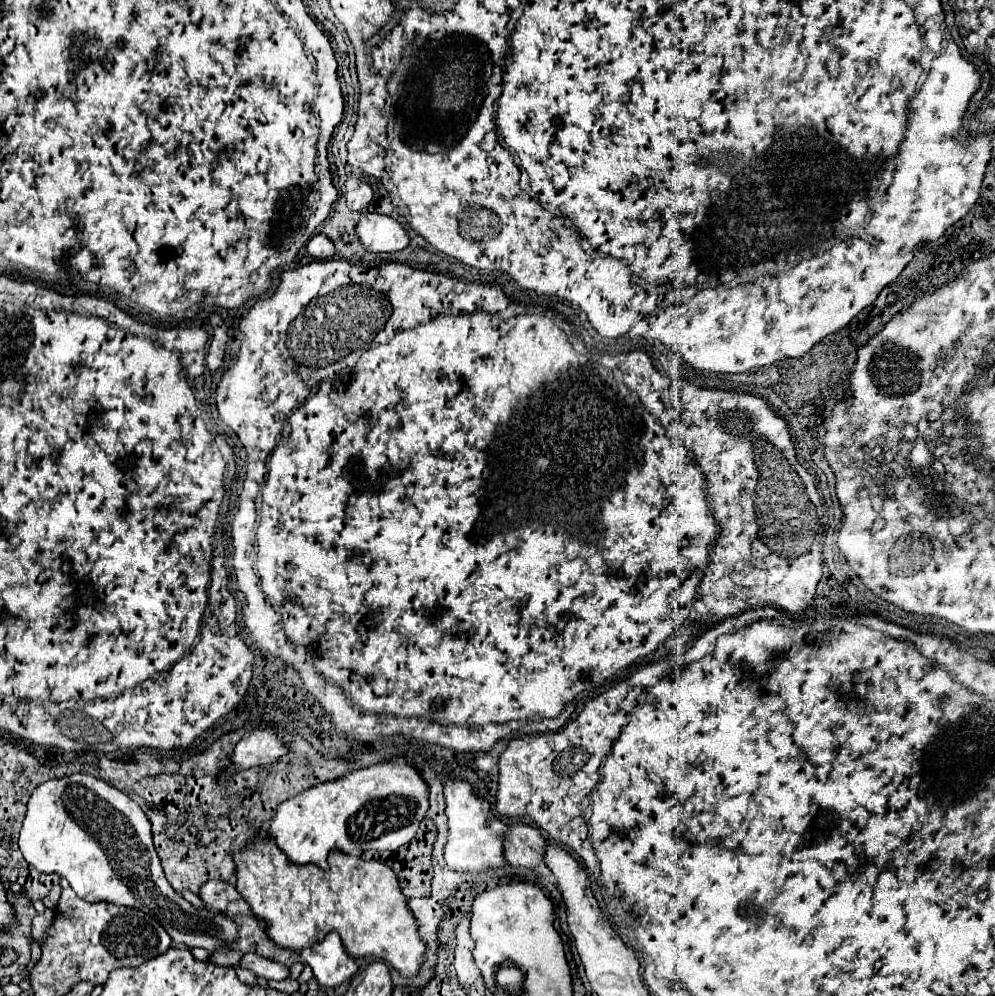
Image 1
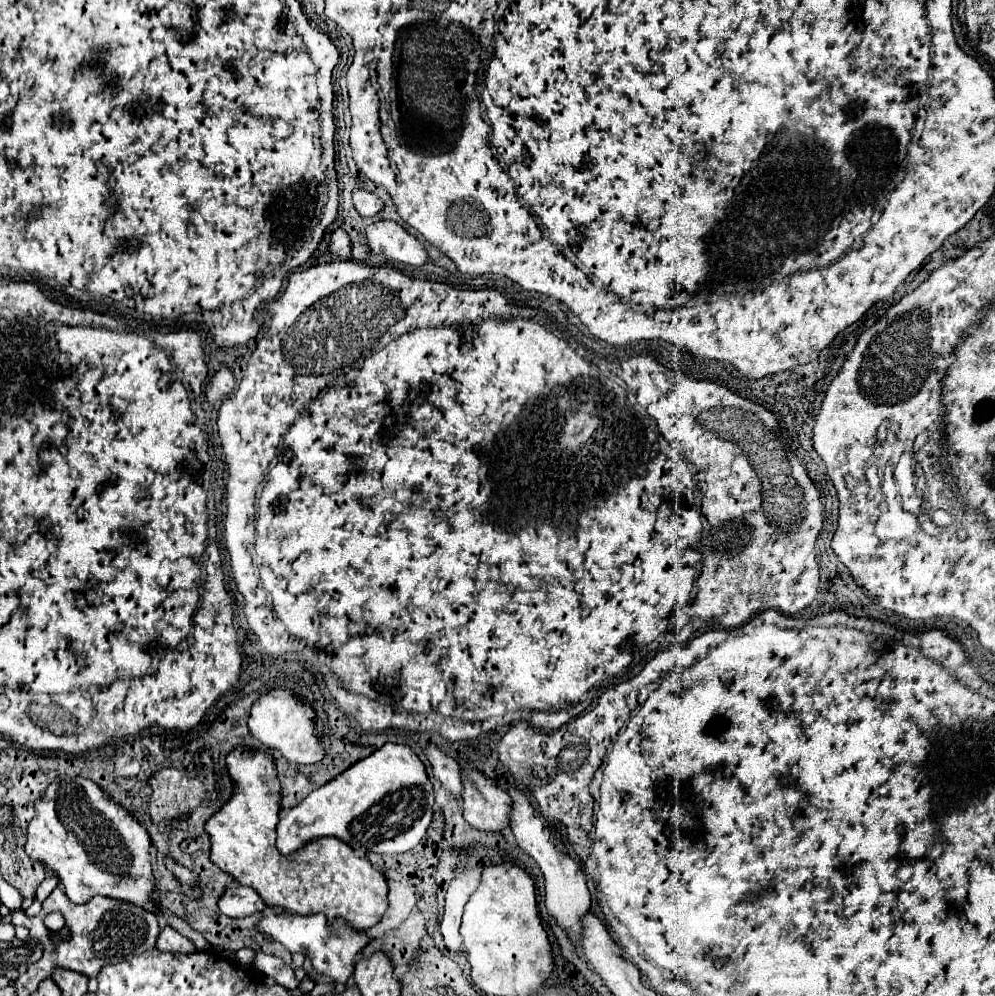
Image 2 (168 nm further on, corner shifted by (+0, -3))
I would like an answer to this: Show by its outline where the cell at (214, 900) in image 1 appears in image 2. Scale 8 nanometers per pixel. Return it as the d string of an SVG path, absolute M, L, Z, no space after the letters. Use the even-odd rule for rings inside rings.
M229 886L225 894L219 900L219 910L225 916L231 918L241 918L241 916L251 916L255 912L263 912L267 904L261 900L261 896L247 886Z

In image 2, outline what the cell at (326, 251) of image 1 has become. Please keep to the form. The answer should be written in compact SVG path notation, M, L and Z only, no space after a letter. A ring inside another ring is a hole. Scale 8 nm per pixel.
M337 228L331 234L329 250L331 250L331 254L335 254L335 256L339 256L343 260L349 260L351 258L351 238L349 238L349 234L343 228Z

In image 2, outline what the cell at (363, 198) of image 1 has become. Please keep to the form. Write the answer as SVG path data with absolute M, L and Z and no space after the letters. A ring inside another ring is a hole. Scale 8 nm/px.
M355 190L353 192L353 204L355 204L355 210L361 216L367 216L367 218L377 216L381 212L381 208L383 208L383 202L375 194L371 194L367 190Z

